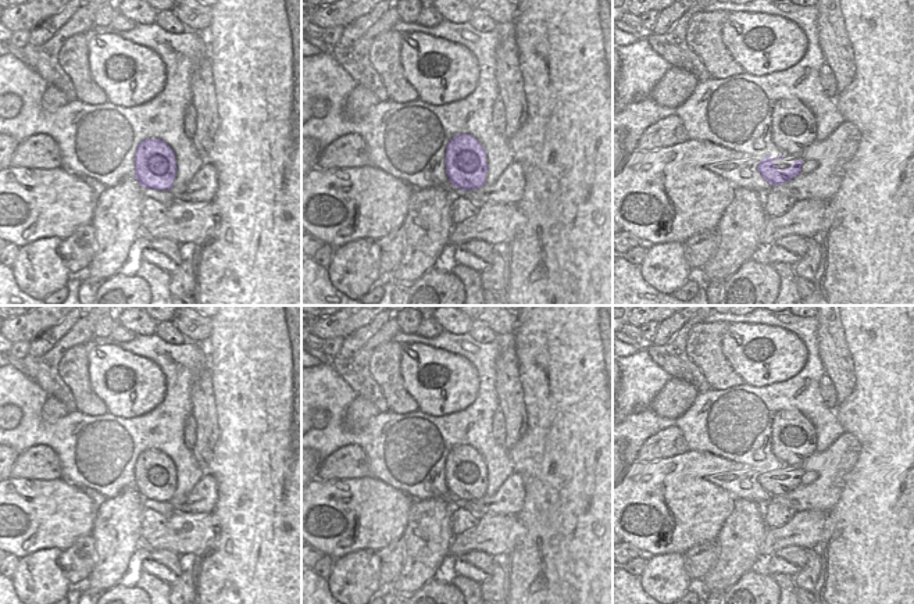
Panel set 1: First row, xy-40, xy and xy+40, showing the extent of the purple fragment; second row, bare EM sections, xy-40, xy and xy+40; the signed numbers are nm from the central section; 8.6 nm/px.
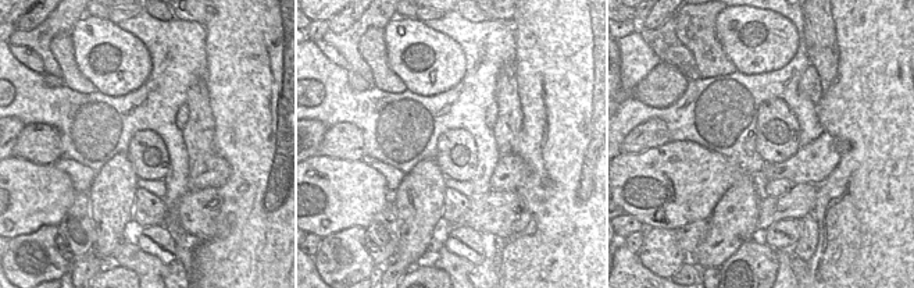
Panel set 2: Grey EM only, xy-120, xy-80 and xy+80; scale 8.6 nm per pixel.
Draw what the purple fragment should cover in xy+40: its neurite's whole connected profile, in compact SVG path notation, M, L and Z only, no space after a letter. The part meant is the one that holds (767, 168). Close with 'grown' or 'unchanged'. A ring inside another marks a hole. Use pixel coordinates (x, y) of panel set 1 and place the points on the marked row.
M796 99L782 100L774 106L768 133L756 140L756 150L767 151L767 157L758 162L757 169L772 187L801 174L806 150L817 139L817 126L813 125L813 119L813 111Z; grown

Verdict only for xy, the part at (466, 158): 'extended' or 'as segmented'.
as segmented

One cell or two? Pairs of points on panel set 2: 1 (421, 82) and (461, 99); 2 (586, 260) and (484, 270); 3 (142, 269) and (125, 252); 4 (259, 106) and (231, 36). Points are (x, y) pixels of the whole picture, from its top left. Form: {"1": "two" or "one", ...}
{"1": "two", "2": "two", "3": "one", "4": "one"}

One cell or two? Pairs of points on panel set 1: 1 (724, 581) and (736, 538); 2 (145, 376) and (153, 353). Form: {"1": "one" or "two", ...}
{"1": "one", "2": "two"}

